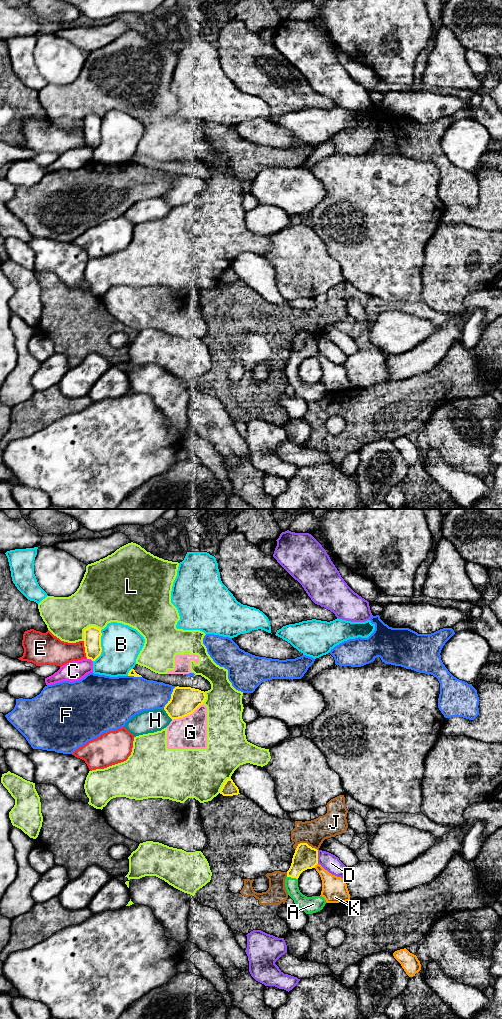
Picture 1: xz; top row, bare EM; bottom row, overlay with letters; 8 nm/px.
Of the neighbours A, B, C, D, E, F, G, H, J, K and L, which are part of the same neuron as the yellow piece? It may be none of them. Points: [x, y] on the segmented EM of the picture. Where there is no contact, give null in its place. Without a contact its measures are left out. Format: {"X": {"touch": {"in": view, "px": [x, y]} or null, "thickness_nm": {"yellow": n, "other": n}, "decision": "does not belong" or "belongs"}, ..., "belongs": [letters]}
{"A": {"touch": {"in": "xz", "px": [292, 877]}, "thickness_nm": {"yellow": 190, "other": 130}, "decision": "belongs"}, "B": {"touch": {"in": "xz", "px": [100, 646]}, "thickness_nm": {"yellow": 140, "other": 320}, "decision": "does not belong"}, "C": {"touch": {"in": "xz", "px": [89, 658]}, "thickness_nm": {"yellow": 140, "other": 160}, "decision": "does not belong"}, "D": {"touch": {"in": "xz", "px": [317, 857]}, "thickness_nm": {"yellow": 190, "other": 140}, "decision": "does not belong"}, "E": {"touch": {"in": "xz", "px": [85, 649]}, "thickness_nm": {"yellow": 140, "other": 200}, "decision": "does not belong"}, "F": {"touch": {"in": "xz", "px": [171, 696]}, "thickness_nm": {"yellow": 220, "other": 260}, "decision": "does not belong"}, "G": {"touch": {"in": "xz", "px": [186, 715]}, "thickness_nm": {"yellow": 220, "other": 280}, "decision": "does not belong"}, "H": {"touch": {"in": "xz", "px": [167, 713]}, "thickness_nm": {"yellow": 220, "other": 180}, "decision": "does not belong"}, "J": {"touch": {"in": "xz", "px": [306, 843]}, "thickness_nm": {"yellow": 190, "other": 200}, "decision": "does not belong"}, "K": {"touch": {"in": "xz", "px": [316, 864]}, "thickness_nm": {"yellow": 190, "other": 200}, "decision": "does not belong"}, "L": {"touch": {"in": "xz", "px": [88, 627]}, "thickness_nm": {"yellow": 140, "other": 400}, "decision": "does not belong"}, "belongs": ["A"]}

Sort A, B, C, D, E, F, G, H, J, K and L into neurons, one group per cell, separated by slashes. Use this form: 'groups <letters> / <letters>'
groups A / B K / C / D / E / F / G L / H / J

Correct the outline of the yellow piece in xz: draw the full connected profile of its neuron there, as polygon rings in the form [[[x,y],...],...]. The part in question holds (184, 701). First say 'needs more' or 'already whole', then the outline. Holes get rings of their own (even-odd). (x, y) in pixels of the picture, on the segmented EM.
already whole | [[[175,687],[164,710],[174,720],[192,714],[206,699],[204,691],[191,687]]]

